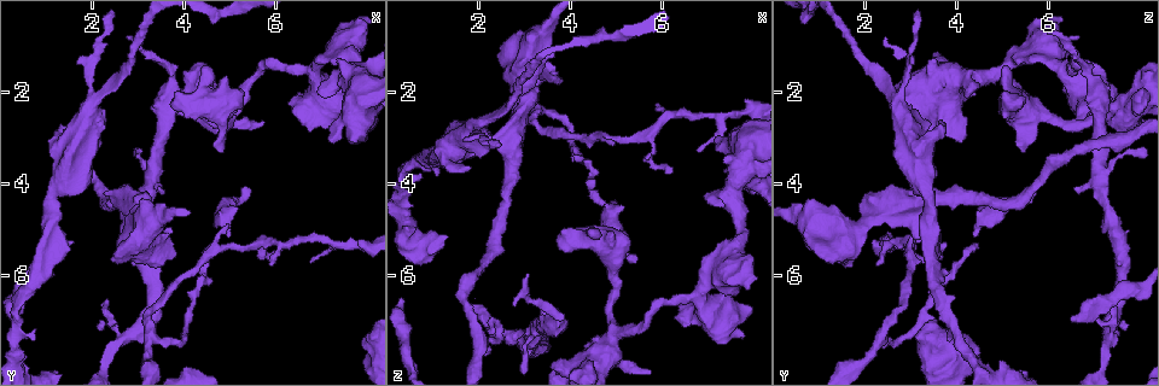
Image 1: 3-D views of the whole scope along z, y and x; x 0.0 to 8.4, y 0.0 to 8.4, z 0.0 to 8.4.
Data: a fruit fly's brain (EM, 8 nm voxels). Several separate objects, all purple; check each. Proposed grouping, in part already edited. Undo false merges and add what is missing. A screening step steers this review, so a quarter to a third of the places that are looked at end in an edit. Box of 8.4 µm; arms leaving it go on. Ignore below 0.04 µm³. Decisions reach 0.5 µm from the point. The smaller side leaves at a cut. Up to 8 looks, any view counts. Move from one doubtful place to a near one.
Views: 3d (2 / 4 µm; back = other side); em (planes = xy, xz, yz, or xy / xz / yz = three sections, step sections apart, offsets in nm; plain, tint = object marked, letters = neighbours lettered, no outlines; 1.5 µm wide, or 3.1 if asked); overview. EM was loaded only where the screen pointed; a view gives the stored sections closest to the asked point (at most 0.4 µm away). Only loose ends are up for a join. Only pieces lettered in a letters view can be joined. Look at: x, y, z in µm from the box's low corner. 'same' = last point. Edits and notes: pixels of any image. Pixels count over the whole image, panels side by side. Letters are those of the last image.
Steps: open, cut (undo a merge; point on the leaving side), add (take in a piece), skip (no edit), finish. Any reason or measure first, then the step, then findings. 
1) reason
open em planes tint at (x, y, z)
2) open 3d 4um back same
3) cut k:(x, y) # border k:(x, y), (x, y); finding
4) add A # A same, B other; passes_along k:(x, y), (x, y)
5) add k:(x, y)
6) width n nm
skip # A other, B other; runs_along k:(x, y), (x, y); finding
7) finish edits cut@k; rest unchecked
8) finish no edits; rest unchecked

free end
open em planes letters at (1.35, 5.70, 3.60)

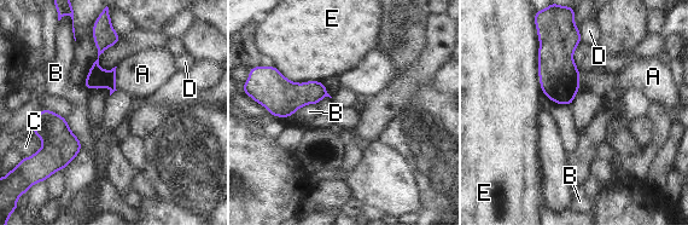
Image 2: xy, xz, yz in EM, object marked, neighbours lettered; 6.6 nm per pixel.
longest_contact E 400 nm
skip # A other, B other, C other, D other, E other; border 2:(117, 67), (116, 90); none of them fits

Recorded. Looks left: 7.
sudden change in width
open em planes tint at (2.10, 2.25, 2.70)

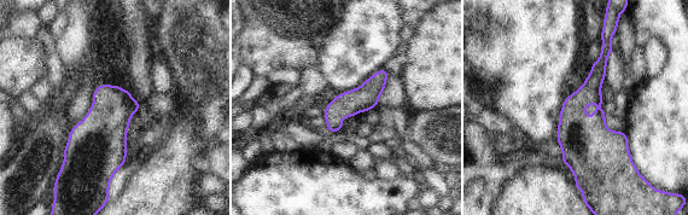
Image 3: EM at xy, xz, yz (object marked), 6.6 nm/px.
open em planes letters same

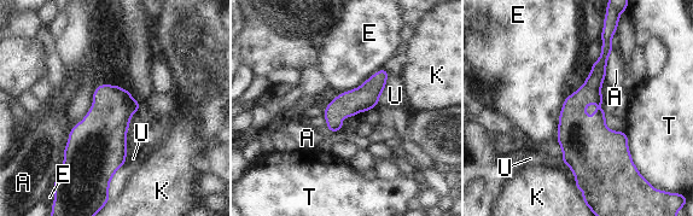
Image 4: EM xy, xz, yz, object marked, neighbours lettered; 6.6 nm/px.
width 340 nm; longest_contact T 340 nm
skip # A other, E other, K other, T other, U other; all the same cell

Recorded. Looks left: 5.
free end
open 3d 2um at (4.75, 5.40, 4.40)

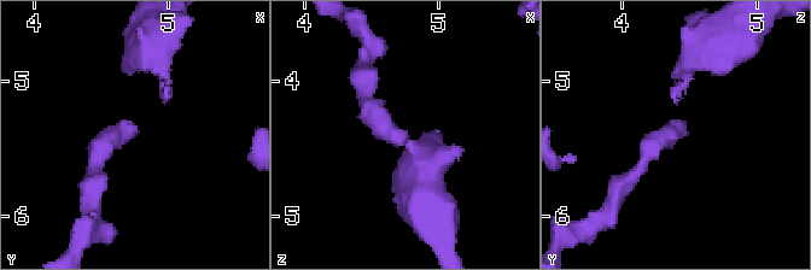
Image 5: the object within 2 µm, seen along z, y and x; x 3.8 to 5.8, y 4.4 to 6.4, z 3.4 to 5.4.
open em planes letters at (4.76, 5.40, 4.46)

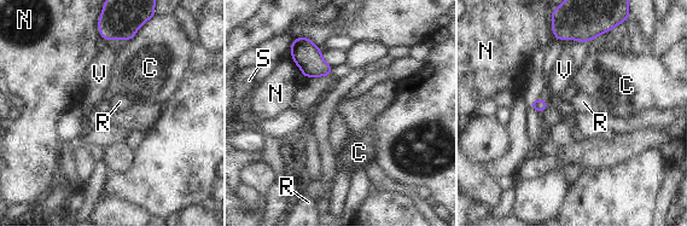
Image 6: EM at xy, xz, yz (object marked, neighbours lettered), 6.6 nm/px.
skip # C other, N other, R other, S other, V other; none of them fits

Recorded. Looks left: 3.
finish no edits; rest unchecked

